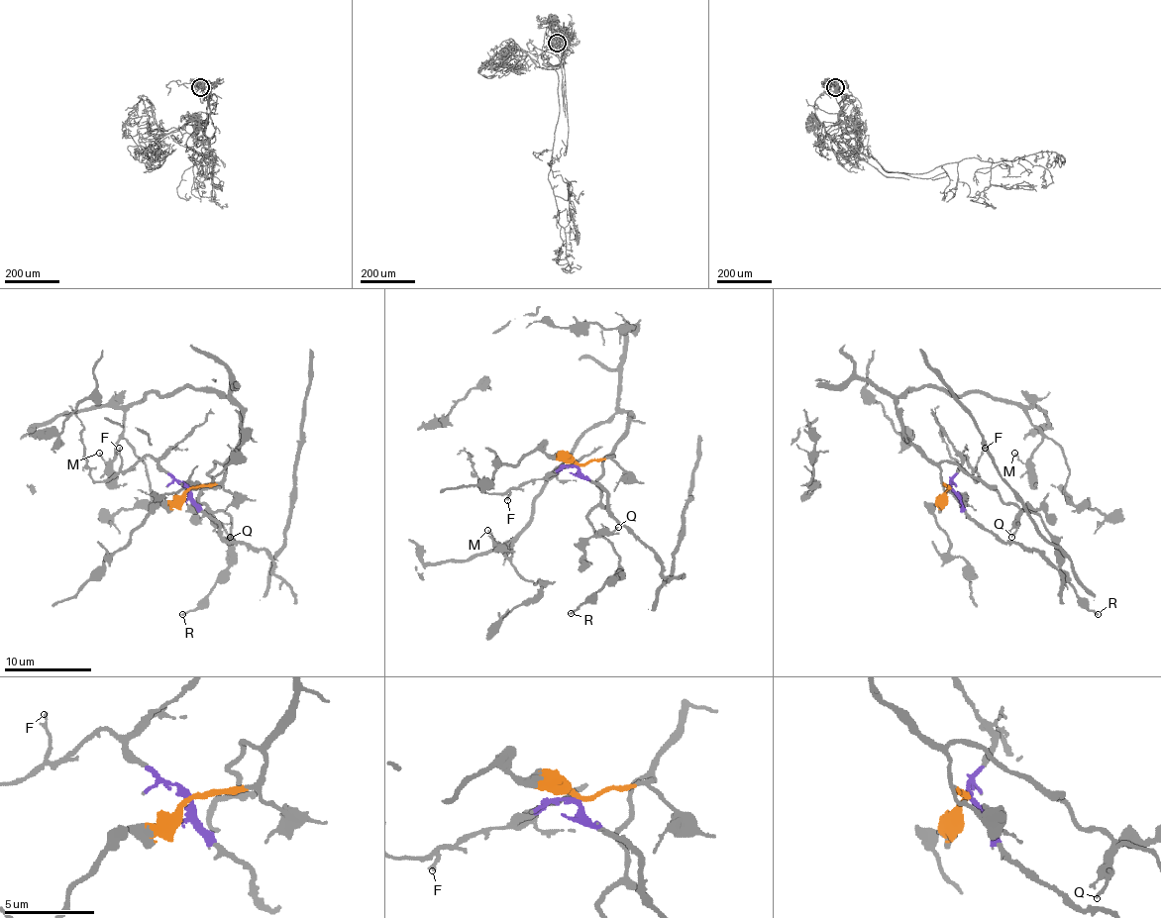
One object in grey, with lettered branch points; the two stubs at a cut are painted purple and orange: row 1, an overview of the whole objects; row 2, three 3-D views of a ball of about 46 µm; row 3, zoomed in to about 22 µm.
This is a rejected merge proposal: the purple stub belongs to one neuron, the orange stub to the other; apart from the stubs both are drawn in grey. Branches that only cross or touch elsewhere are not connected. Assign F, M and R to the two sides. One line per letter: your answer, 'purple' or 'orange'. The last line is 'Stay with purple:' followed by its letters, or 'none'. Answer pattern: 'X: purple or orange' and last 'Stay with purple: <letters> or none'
F: purple
M: orange
R: orange
Stay with purple: F

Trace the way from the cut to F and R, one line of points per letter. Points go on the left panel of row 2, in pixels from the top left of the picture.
F: (190, 489), (149, 457), (142, 457), (125, 469), (118, 448)
R: (190, 489), (219, 482), (225, 469), (214, 462), (212, 484), (199, 500), (230, 517), (227, 574), (181, 613)

